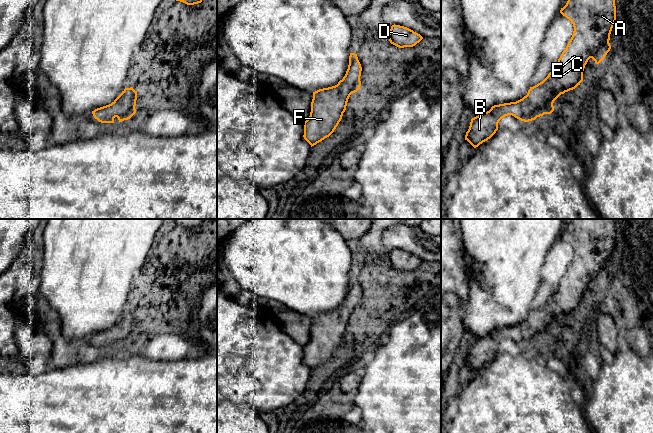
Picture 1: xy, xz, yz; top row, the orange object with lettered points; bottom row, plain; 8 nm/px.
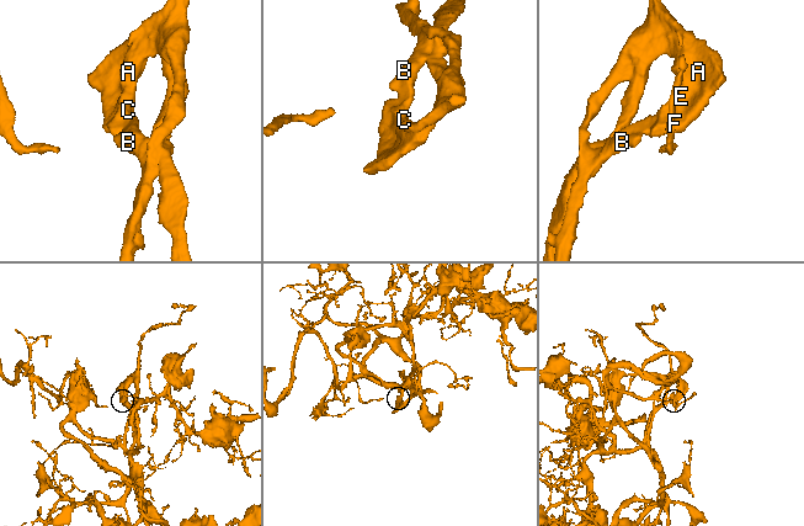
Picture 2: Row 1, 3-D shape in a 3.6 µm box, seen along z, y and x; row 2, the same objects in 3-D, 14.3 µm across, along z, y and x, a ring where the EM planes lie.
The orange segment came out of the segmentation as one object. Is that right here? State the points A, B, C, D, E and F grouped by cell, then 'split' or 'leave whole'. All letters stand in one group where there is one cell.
A B C D E F; leave whole

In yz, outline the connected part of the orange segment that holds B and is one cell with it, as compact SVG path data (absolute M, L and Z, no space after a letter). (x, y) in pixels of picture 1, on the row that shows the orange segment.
M568 0L560 13L571 21L574 31L556 66L542 82L530 87L522 99L494 105L489 111L472 118L465 140L474 148L496 133L499 121L505 116L512 115L521 121L529 122L544 114L551 114L554 111L554 101L583 81L583 71L588 60L592 58L599 64L610 51L610 34L616 21L615 0Z

